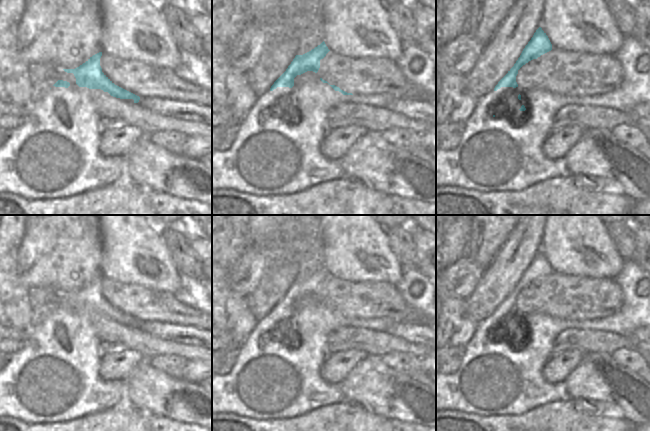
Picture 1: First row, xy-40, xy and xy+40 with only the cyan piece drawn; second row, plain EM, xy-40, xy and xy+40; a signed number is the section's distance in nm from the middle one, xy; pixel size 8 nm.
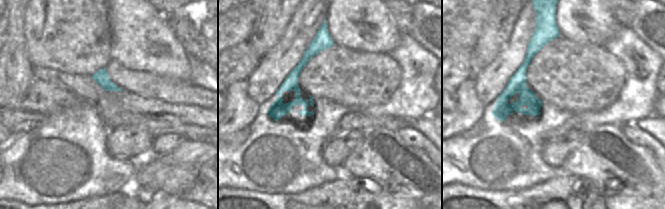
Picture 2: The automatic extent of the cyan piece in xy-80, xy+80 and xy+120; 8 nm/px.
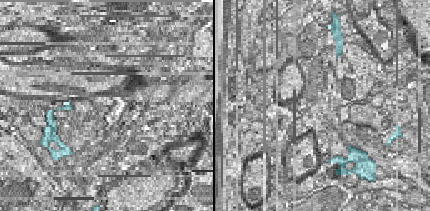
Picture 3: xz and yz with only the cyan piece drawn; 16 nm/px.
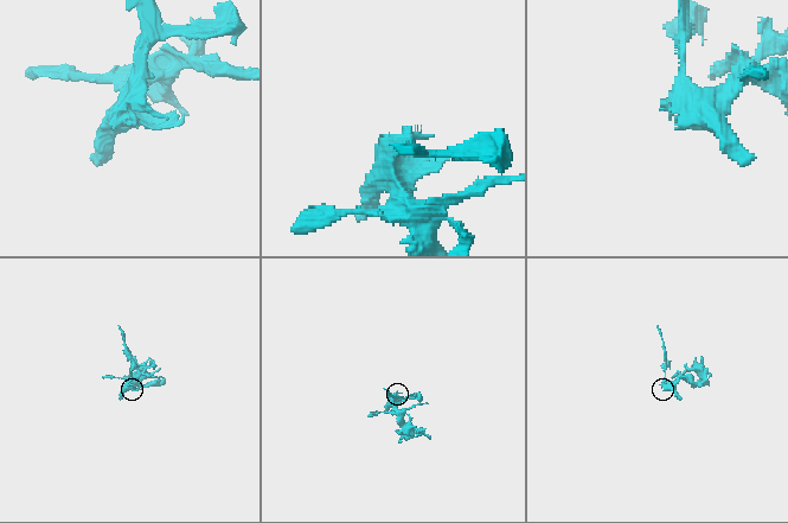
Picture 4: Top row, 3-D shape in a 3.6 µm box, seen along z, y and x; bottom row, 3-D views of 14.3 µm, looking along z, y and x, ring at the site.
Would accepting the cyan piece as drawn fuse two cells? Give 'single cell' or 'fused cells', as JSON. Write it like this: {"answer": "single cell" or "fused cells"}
{"answer": "fused cells"}

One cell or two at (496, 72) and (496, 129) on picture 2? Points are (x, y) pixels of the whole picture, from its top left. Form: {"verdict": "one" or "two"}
{"verdict": "two"}

